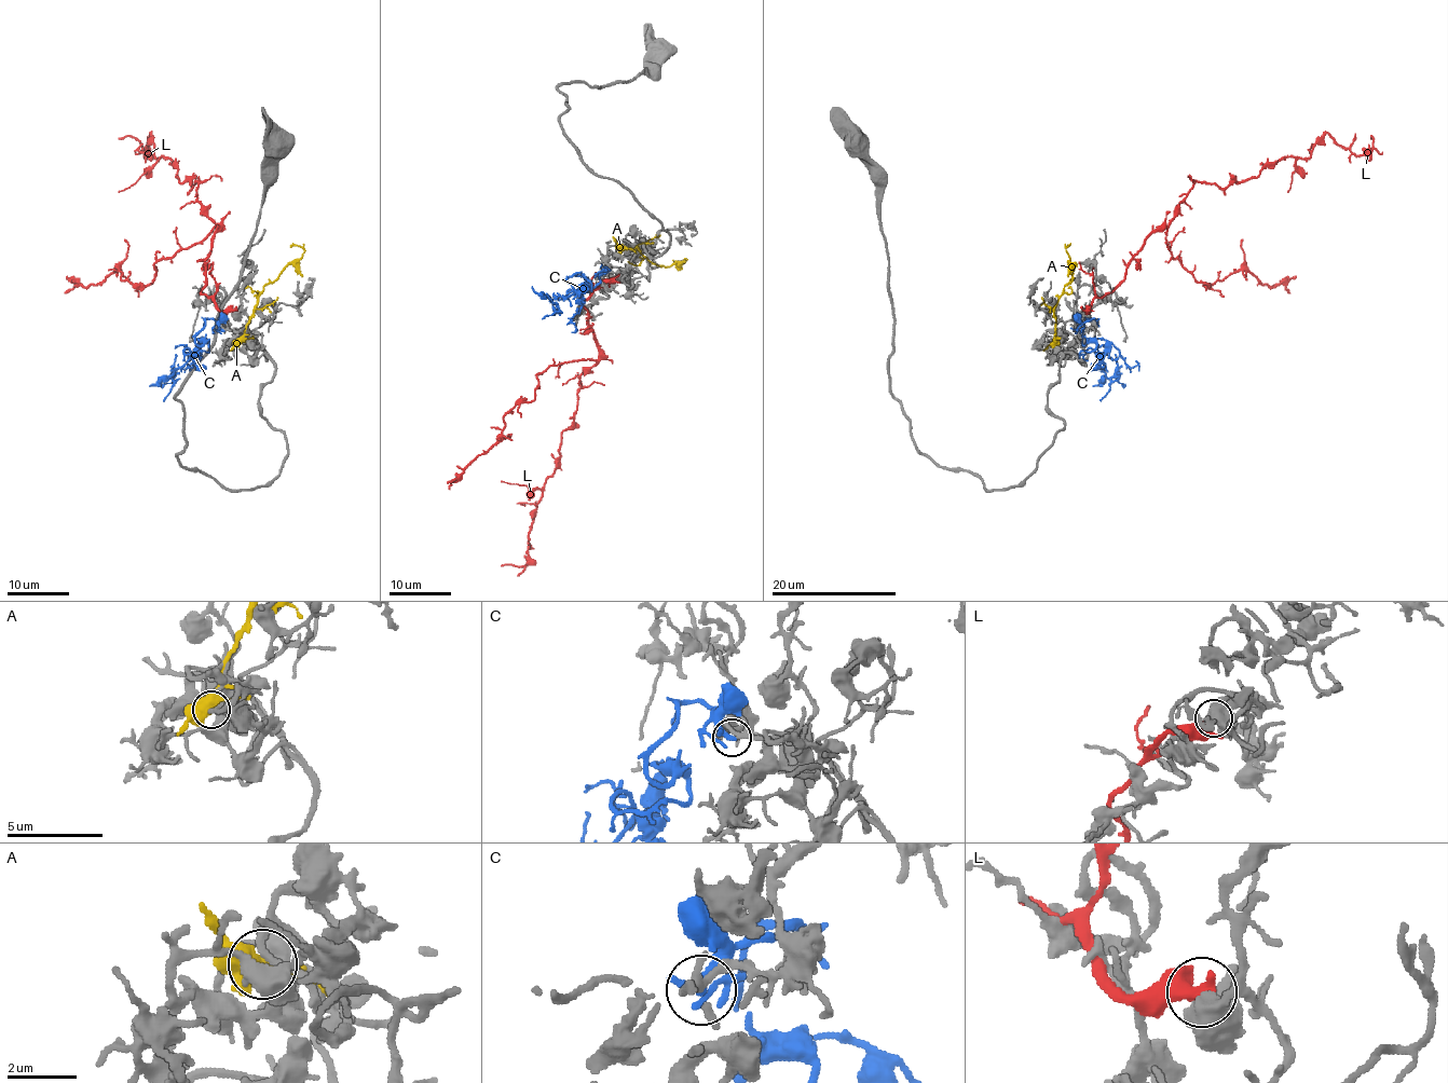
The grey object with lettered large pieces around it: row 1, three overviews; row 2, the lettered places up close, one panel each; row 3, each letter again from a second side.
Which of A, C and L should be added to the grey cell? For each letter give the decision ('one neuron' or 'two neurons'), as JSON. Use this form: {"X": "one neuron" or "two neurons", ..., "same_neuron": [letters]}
{"A": "two neurons", "C": "one neuron", "L": "two neurons", "same_neuron": ["C"]}

